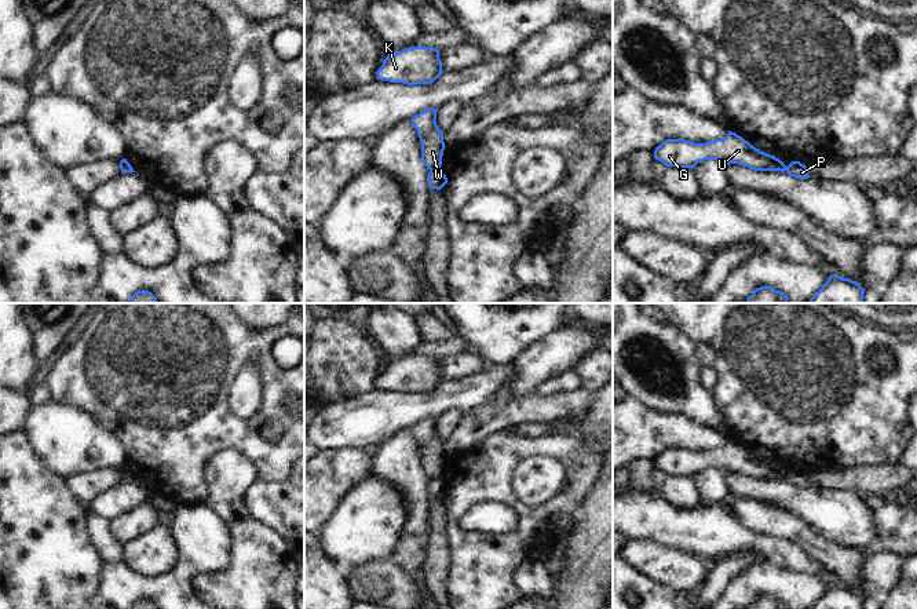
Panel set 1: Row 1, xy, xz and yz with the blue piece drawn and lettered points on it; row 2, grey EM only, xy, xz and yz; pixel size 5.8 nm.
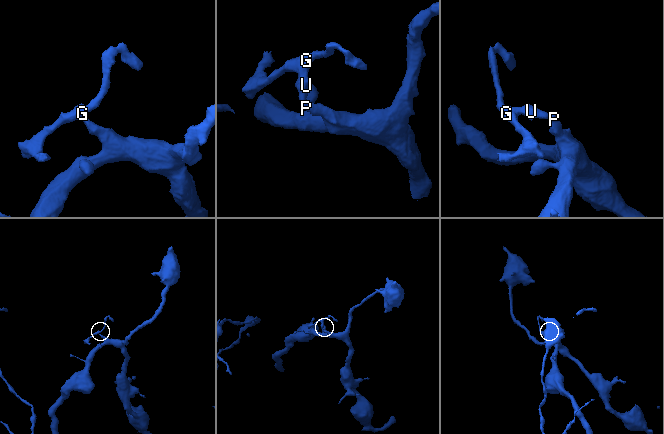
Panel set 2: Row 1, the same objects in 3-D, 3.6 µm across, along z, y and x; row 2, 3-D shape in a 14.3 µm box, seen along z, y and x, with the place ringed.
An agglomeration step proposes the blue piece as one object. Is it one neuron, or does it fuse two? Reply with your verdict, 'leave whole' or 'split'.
split

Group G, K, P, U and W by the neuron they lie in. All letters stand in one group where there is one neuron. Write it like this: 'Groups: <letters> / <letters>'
Groups: G K U W / P.

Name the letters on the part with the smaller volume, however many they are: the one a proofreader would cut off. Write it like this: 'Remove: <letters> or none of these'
Remove: G, K, U, W

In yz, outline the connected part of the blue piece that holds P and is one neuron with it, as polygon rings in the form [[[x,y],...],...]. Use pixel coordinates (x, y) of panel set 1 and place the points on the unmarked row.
[[[792,470],[788,475],[786,475],[786,481],[790,485],[799,486],[799,488],[807,488],[810,486],[808,484],[808,475],[805,475],[804,473],[801,473],[800,470]]]

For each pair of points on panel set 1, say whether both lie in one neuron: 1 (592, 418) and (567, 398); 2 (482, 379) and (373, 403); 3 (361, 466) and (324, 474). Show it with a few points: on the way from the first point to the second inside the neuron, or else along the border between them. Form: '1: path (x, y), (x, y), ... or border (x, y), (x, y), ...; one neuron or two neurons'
1: path (592, 409), (584, 400), (576, 400); one neuron
2: path (455, 393), (449, 393), (434, 404), (401, 404); one neuron
3: path (351, 467), (333, 473); one neuron

